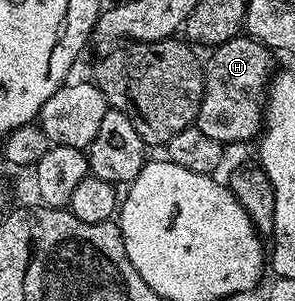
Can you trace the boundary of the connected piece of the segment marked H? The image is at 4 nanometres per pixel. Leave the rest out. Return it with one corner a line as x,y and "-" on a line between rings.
246,33
219,44
205,59
203,96
194,126
213,137
213,141
230,145
254,140
265,126
265,96
272,78
273,52
264,43
258,43

